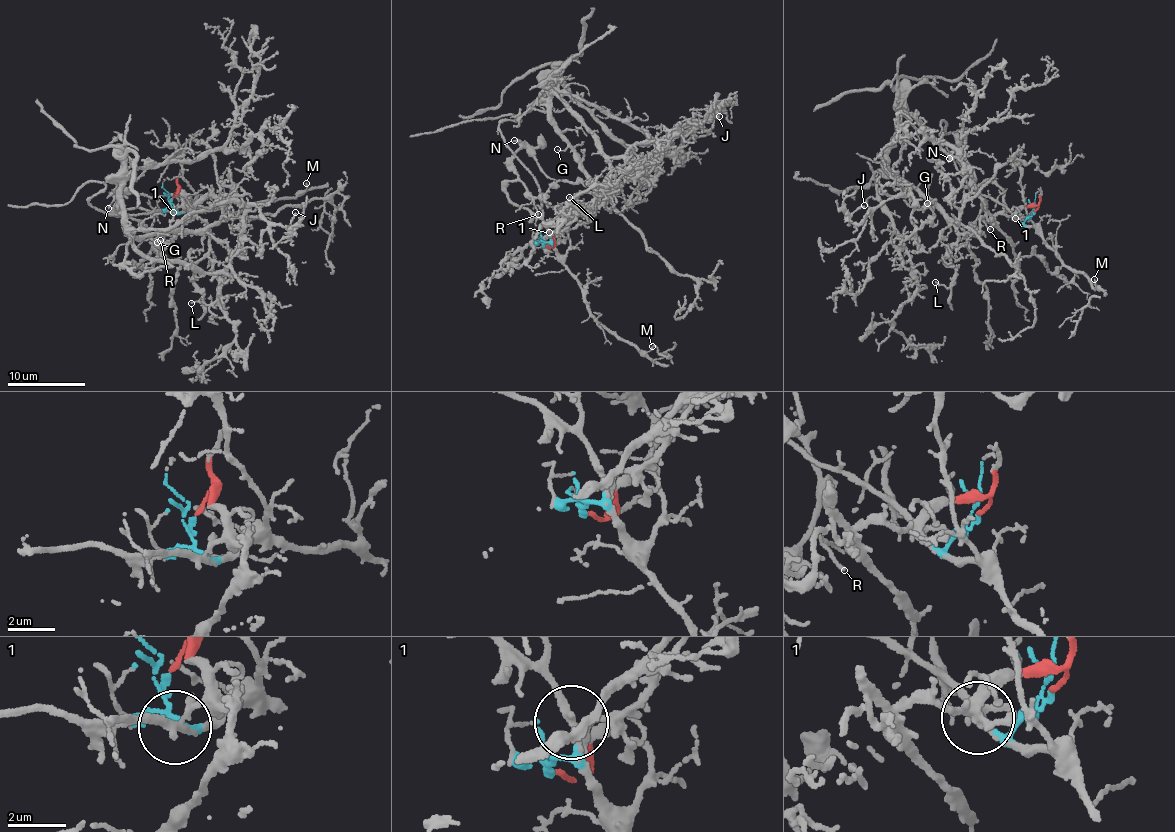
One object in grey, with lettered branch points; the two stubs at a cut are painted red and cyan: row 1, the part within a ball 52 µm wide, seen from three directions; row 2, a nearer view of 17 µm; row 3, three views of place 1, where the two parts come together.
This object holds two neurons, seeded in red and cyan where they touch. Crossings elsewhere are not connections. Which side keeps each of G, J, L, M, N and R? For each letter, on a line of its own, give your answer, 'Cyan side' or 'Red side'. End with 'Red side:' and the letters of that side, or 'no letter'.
G: Red side
J: Red side
L: Red side
M: Cyan side
N: Cyan side
R: Cyan side
Red side: G, J, L

